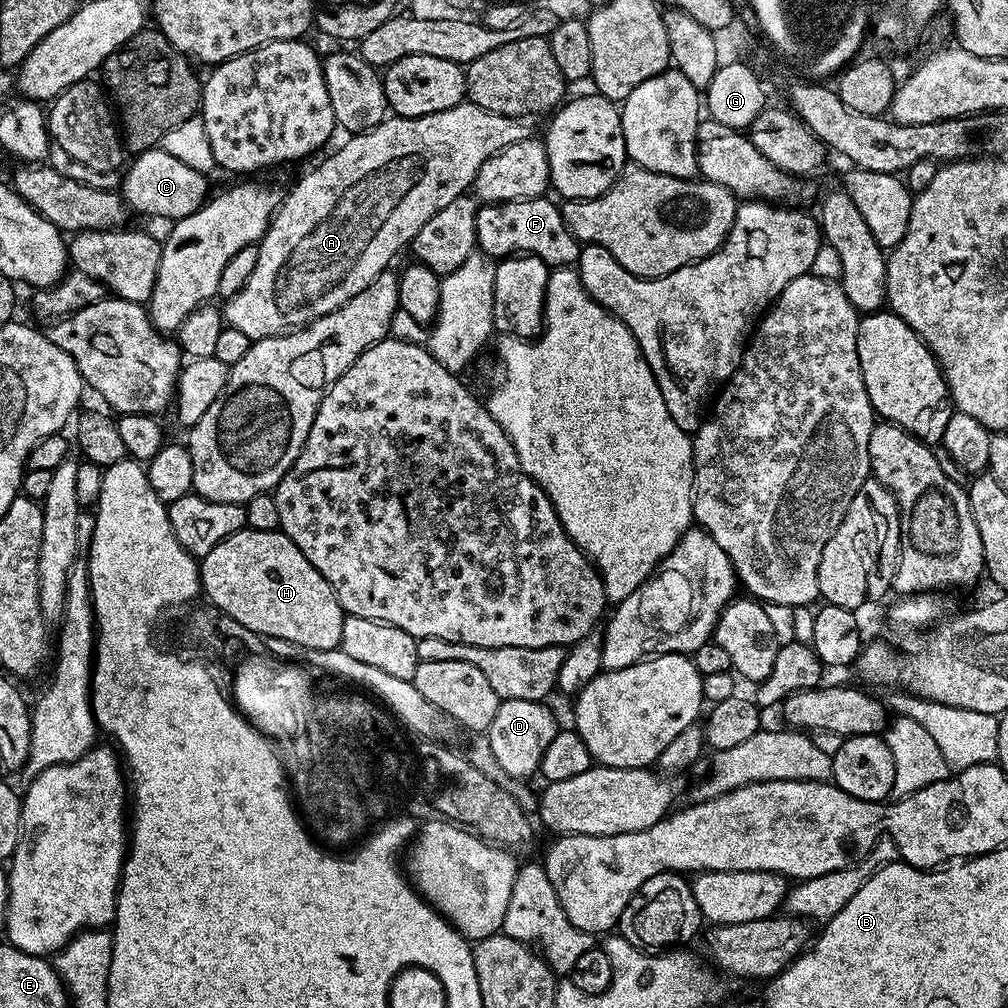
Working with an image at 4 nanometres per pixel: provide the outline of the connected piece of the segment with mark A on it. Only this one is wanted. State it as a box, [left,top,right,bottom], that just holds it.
[222,102,533,341]

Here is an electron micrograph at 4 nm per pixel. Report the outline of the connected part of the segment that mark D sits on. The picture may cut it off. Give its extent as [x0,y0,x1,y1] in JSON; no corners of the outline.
[486,700,558,780]

